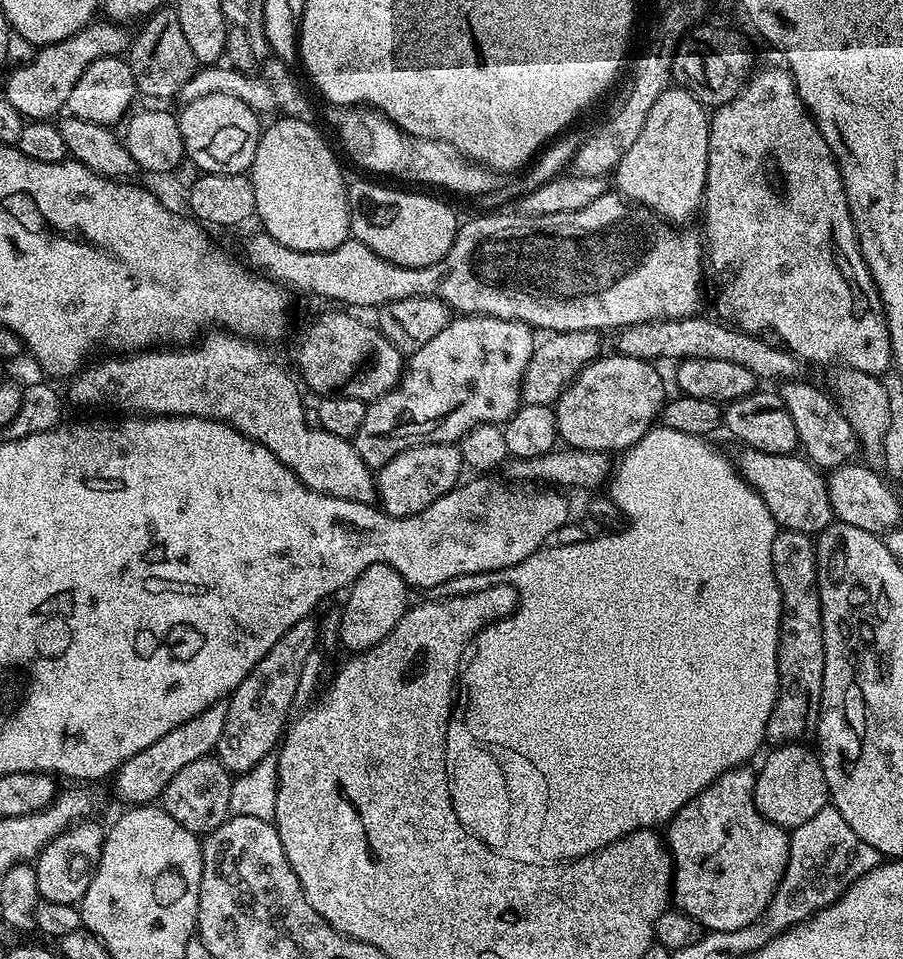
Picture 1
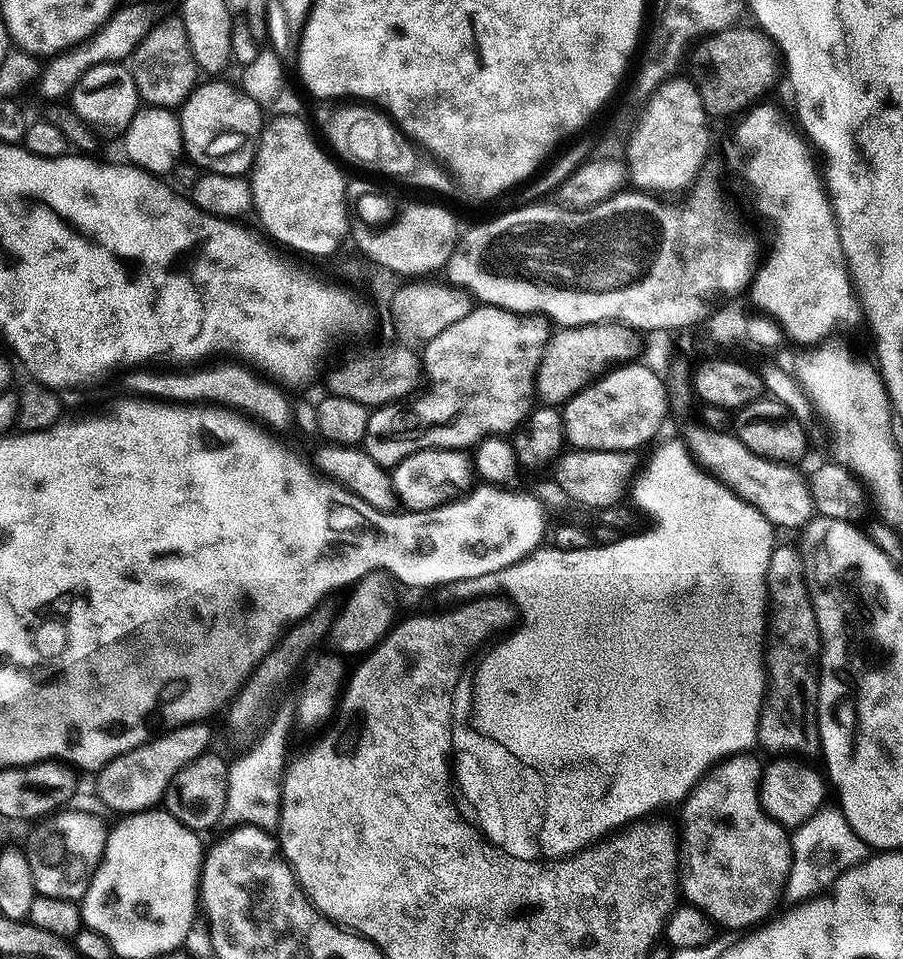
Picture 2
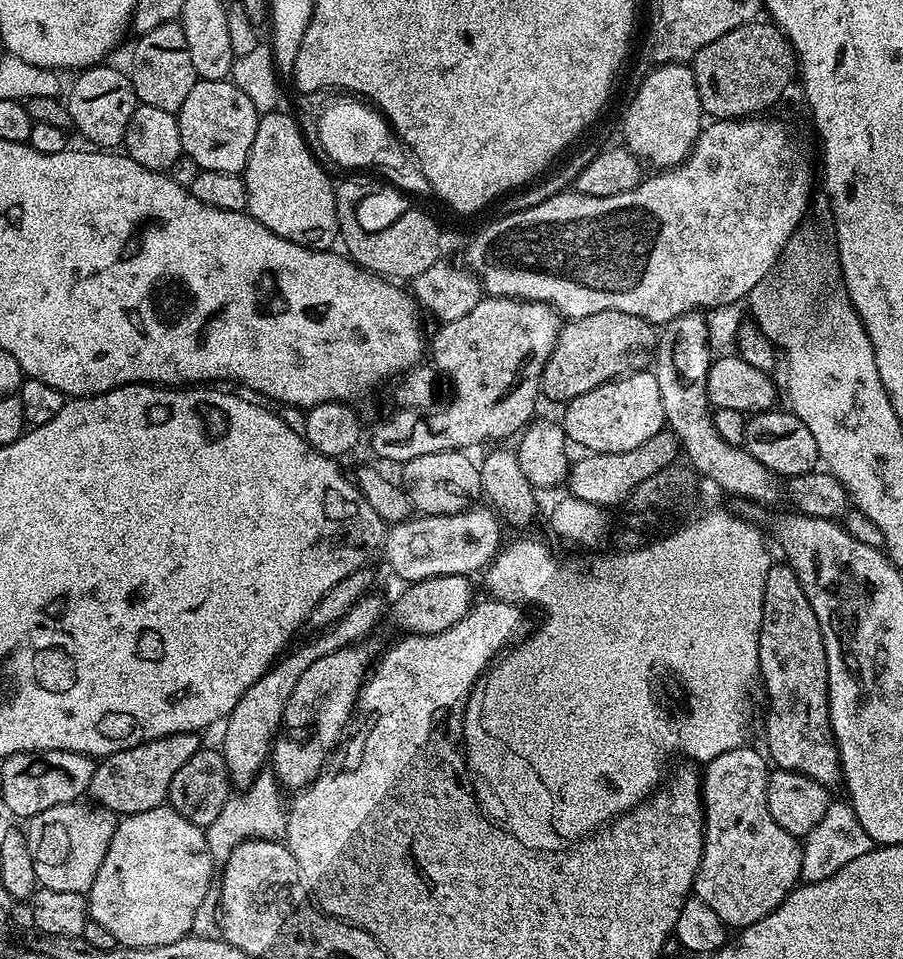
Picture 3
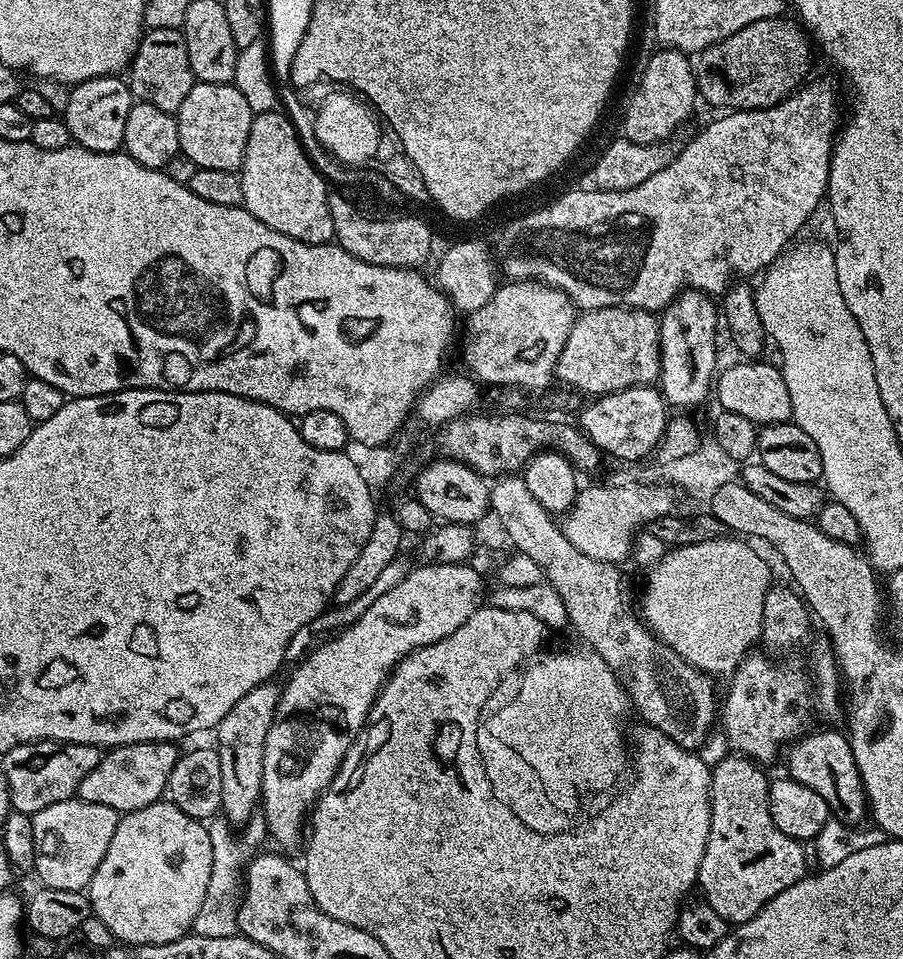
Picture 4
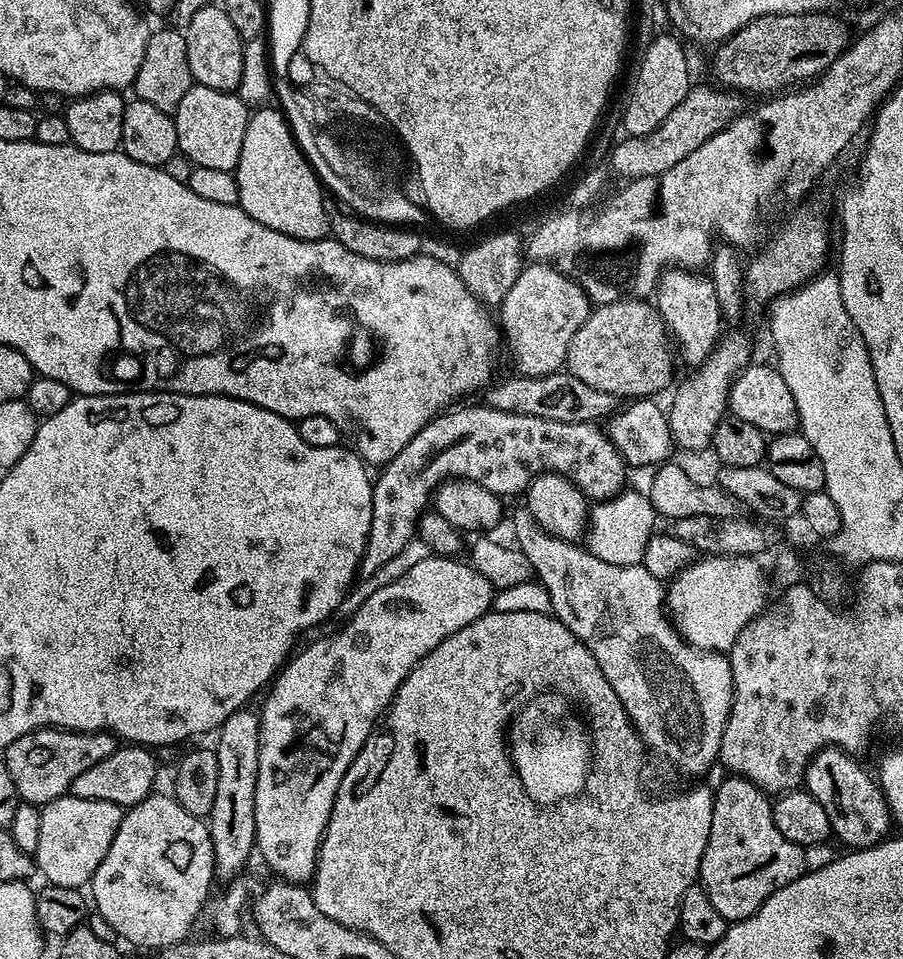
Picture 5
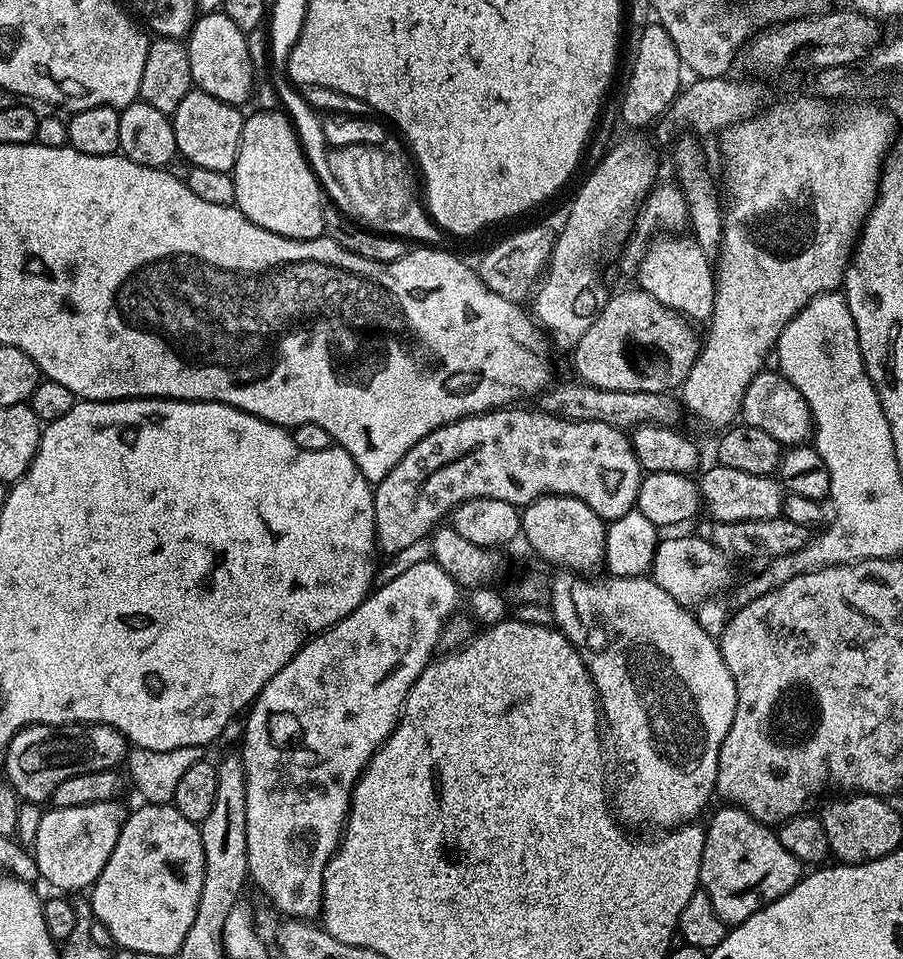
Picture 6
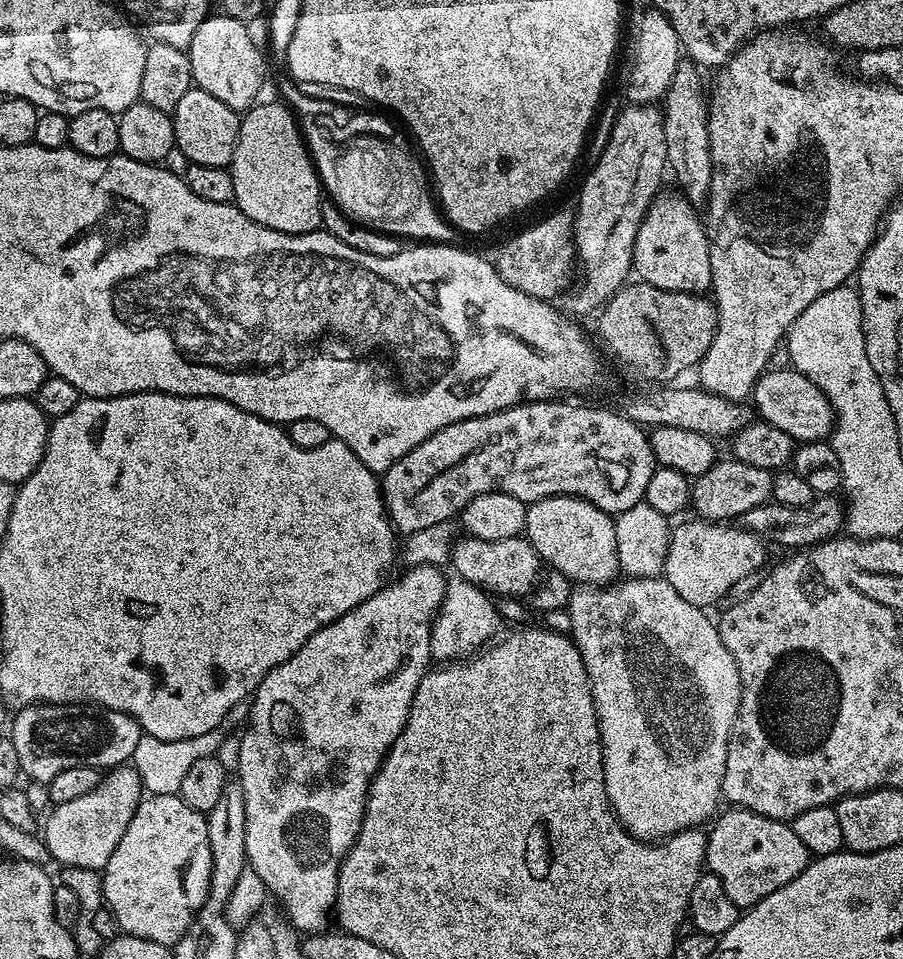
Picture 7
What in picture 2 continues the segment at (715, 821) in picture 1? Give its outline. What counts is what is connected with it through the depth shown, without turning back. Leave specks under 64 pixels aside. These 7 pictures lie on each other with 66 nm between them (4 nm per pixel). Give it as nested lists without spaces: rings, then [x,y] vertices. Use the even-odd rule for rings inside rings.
[[[752,754],[730,756],[709,768],[682,804],[682,809],[684,808],[682,844],[686,849],[682,896],[687,903],[693,904],[695,908],[701,908],[712,919],[712,923],[721,929],[748,930],[767,921],[773,915],[772,907],[775,906],[776,899],[781,899],[784,884],[790,874],[792,866],[790,832],[774,817],[766,814],[760,801],[761,779],[761,761],[756,761]]]

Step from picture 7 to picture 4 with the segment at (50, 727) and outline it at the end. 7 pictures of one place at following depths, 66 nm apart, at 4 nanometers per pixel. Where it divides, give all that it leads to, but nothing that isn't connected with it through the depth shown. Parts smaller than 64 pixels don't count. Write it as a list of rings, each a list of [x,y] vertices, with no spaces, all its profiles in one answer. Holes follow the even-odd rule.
[[[55,740],[14,746],[14,750],[2,756],[6,782],[10,786],[12,811],[31,814],[46,810],[46,806],[54,806],[54,802],[73,799],[82,778],[86,778],[86,774],[98,766],[101,755],[101,749],[93,744],[58,744]]]

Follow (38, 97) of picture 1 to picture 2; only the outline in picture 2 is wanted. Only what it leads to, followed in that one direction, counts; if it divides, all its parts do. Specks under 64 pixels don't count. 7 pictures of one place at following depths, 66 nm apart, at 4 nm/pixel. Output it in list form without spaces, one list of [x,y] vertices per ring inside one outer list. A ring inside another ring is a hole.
[[[128,4],[125,8],[124,5],[117,7],[108,21],[90,39],[75,48],[67,48],[43,65],[38,79],[40,92],[45,96],[43,99],[48,102],[63,101],[71,93],[78,78],[86,74],[86,70],[99,64],[127,61],[138,42],[142,42],[142,38],[146,38],[146,34],[150,34],[150,30],[161,19],[162,11],[160,12],[156,4]]]

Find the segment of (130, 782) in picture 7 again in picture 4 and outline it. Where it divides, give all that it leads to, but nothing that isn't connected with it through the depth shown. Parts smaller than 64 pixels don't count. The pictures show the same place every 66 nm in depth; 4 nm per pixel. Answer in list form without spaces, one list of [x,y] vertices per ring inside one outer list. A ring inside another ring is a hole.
[[[79,798],[54,802],[54,806],[46,806],[46,810],[31,813],[36,859],[34,876],[40,879],[39,883],[54,890],[84,892],[98,866],[102,866],[106,850],[110,850],[120,818],[121,813],[110,806],[98,806],[98,802]]]

